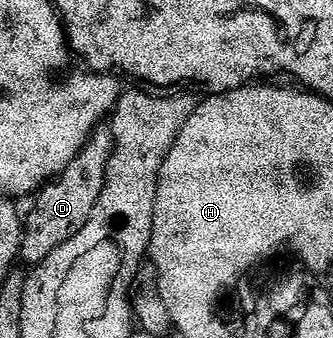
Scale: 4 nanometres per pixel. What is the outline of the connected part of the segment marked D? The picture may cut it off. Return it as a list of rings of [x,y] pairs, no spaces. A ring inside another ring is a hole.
[[[98,127],[89,135],[85,145],[78,150],[75,158],[67,162],[67,166],[58,176],[53,177],[48,184],[44,185],[36,193],[37,201],[33,209],[23,216],[23,227],[21,229],[21,255],[20,259],[26,265],[38,264],[55,246],[67,242],[87,222],[95,202],[99,198],[102,186],[105,185],[105,167],[109,161],[109,151],[113,149],[113,136],[108,127]]]

